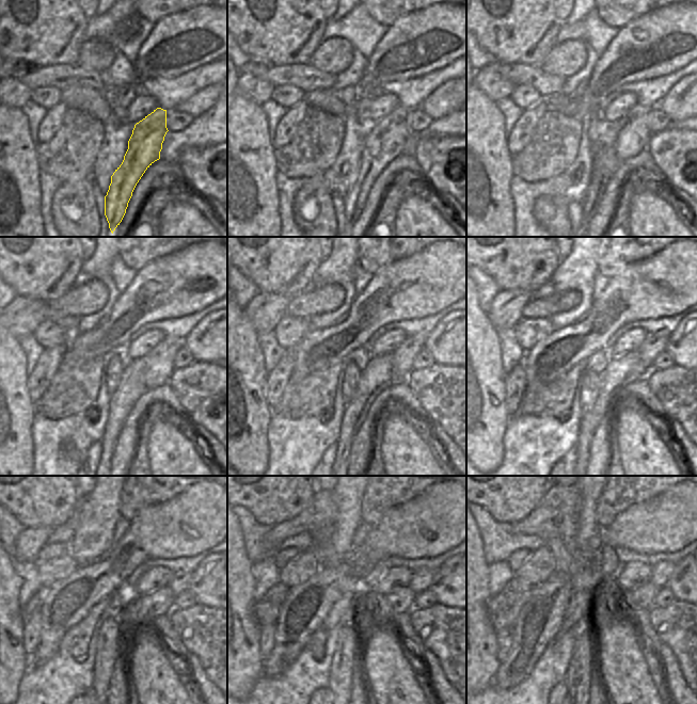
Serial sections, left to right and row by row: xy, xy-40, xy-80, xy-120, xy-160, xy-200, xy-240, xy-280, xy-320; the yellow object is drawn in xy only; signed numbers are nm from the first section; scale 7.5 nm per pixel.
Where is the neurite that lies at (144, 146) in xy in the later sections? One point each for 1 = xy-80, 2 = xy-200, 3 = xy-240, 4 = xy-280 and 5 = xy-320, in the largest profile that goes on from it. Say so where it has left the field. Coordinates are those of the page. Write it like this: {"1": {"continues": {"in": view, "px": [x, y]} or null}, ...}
{"1": {"continues": {"in": "xy-80", "px": [622, 140]}}, "2": {"continues": {"in": "xy-200", "px": [654, 344]}}, "3": {"continues": {"in": "xy-240", "px": [180, 580]}}, "4": {"continues": {"in": "xy-280", "px": [421, 579]}}, "5": {"continues": {"in": "xy-320", "px": [661, 573]}}}

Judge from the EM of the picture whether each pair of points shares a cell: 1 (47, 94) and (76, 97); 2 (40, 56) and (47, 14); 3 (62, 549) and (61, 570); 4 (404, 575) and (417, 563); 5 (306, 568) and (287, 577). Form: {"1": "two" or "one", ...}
{"1": "two", "2": "one", "3": "two", "4": "two", "5": "one"}

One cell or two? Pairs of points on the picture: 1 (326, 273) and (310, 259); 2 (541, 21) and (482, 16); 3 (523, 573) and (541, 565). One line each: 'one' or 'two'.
1: two
2: one
3: one

